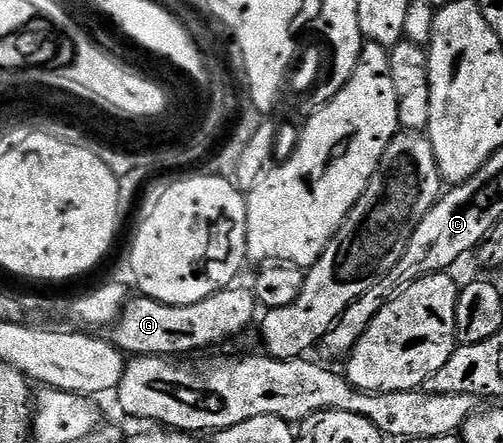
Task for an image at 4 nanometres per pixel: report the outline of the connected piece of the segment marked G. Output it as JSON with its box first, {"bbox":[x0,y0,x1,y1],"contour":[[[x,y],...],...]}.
{"bbox":[108,287,260,359],"contour":[[[227,287],[208,295],[208,299],[200,299],[200,303],[187,305],[169,305],[151,297],[131,296],[118,320],[109,326],[108,340],[123,355],[171,359],[186,355],[182,353],[194,353],[197,349],[222,345],[229,337],[244,332],[253,323],[254,312],[260,309],[249,288],[238,288]]]}

